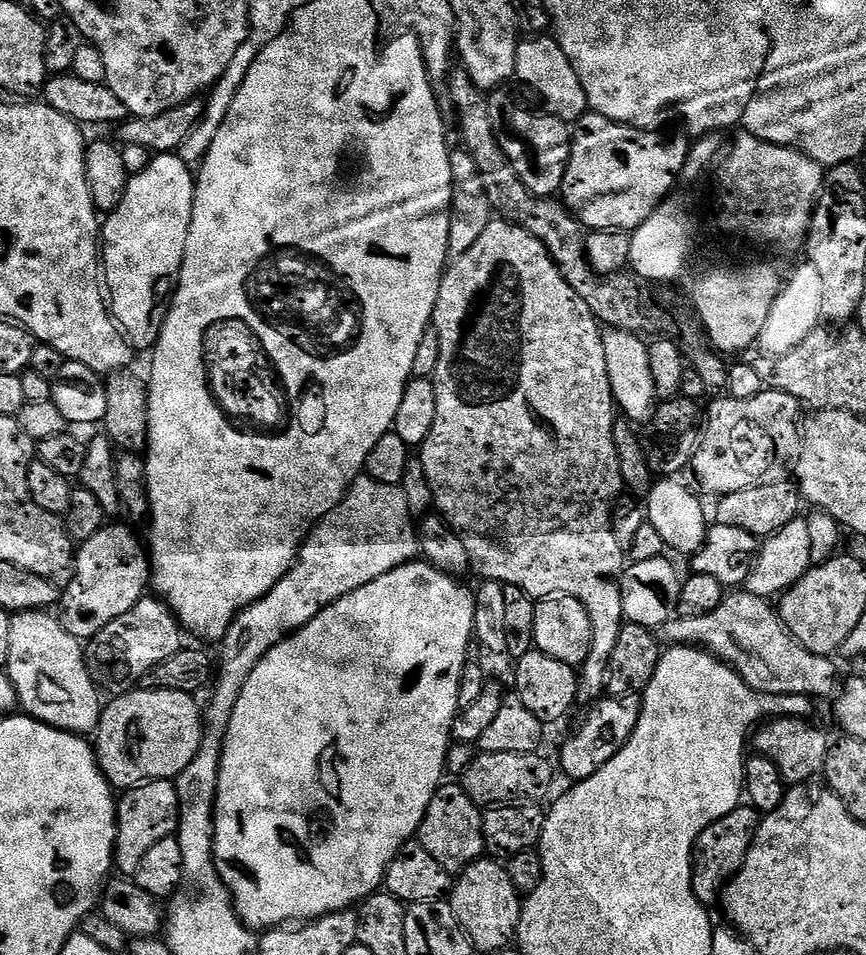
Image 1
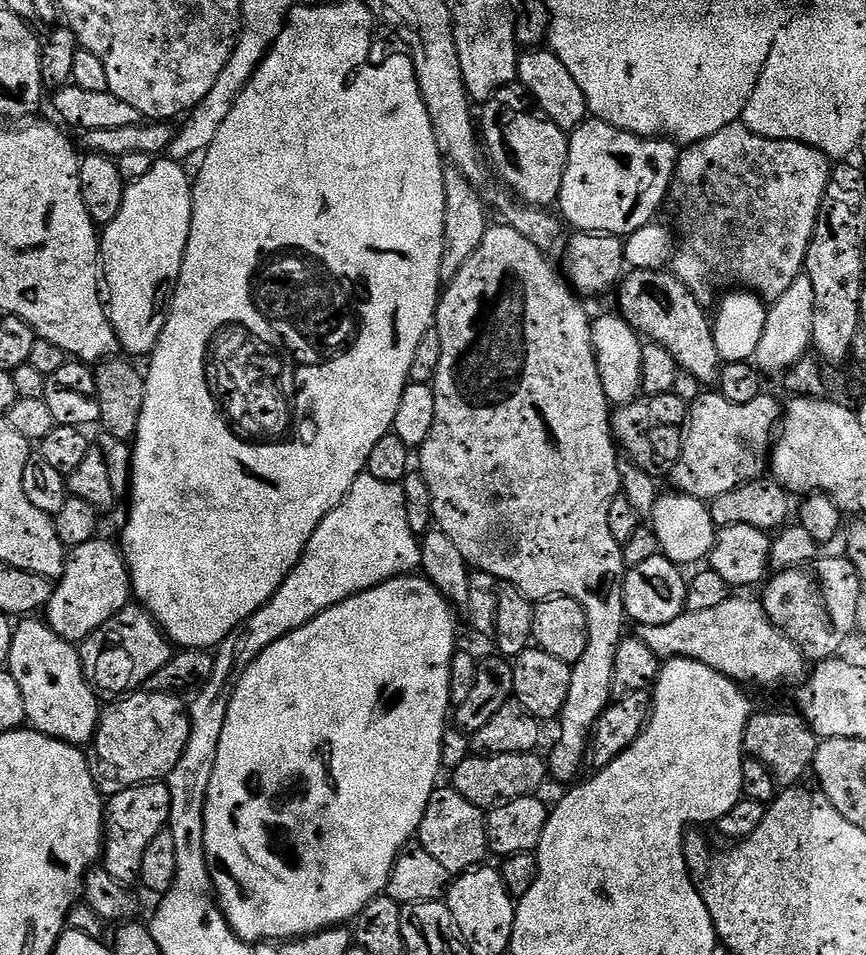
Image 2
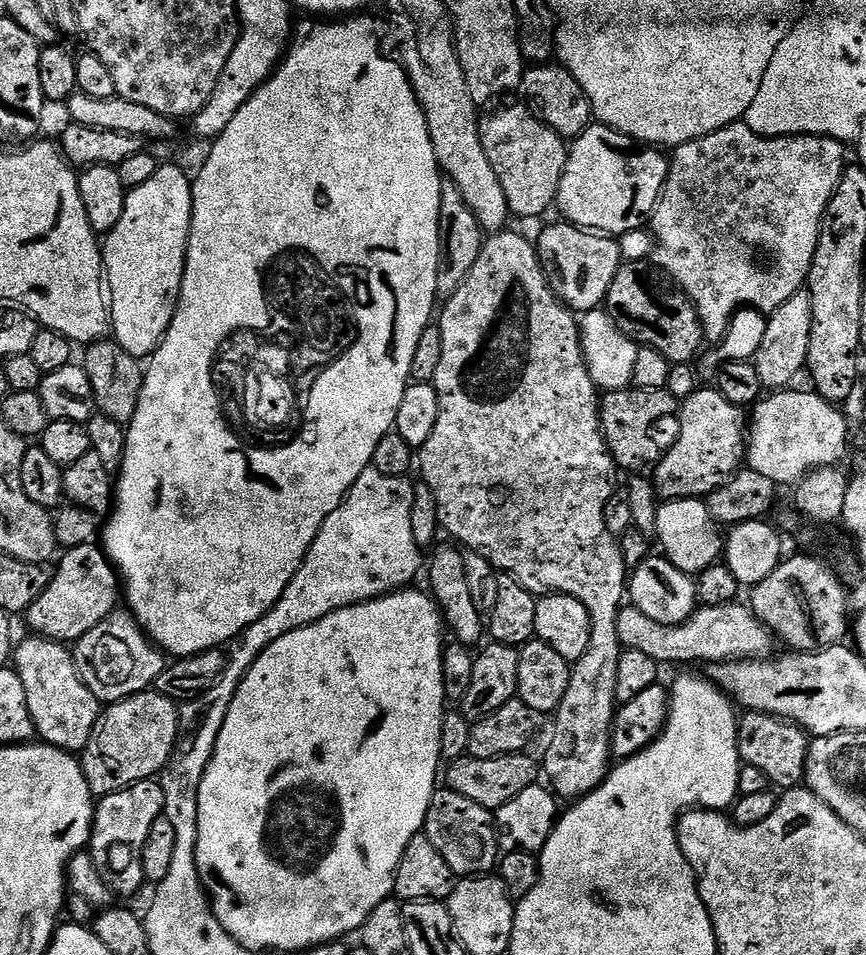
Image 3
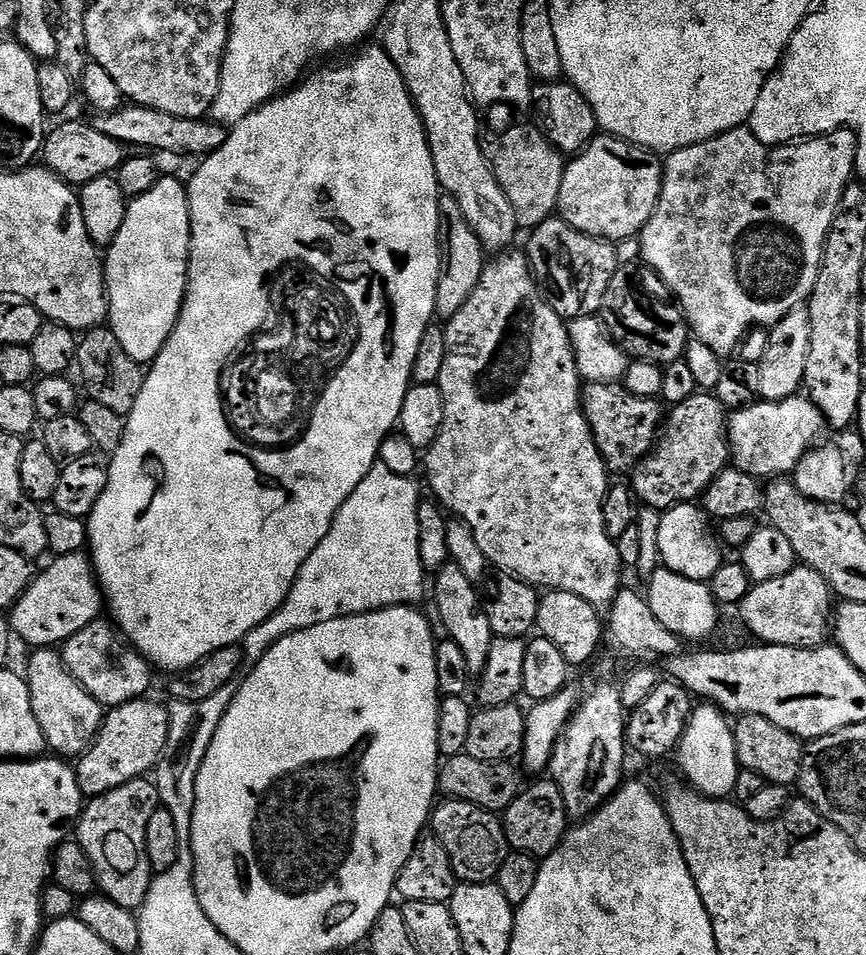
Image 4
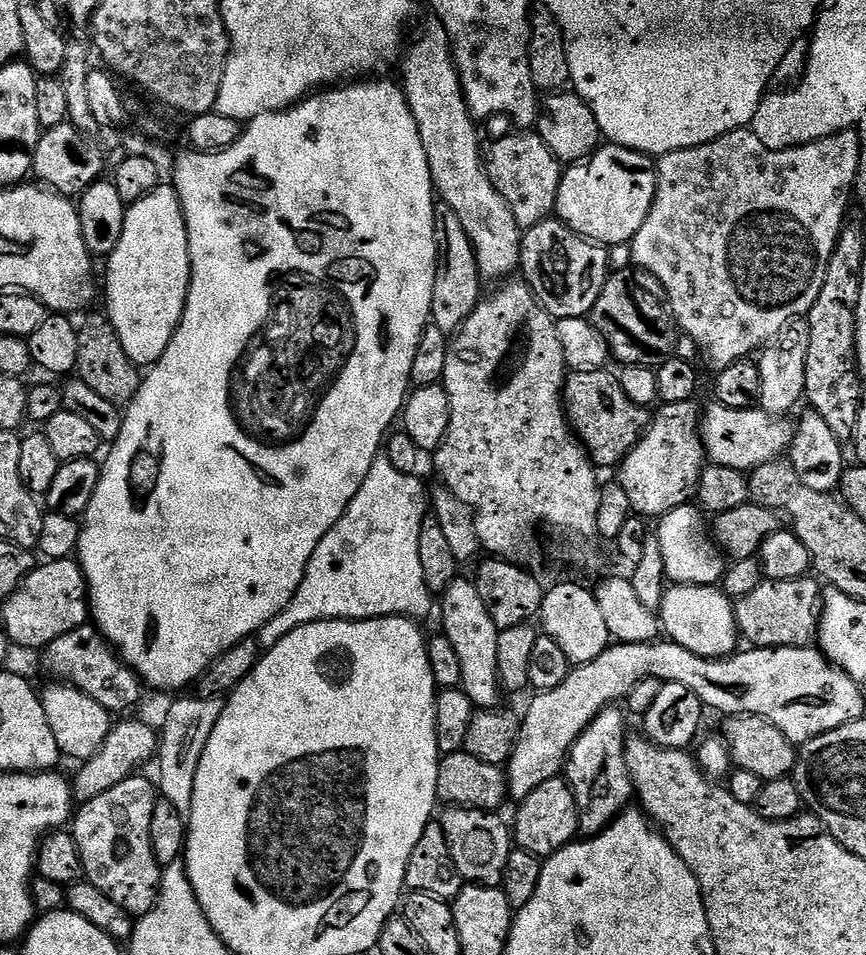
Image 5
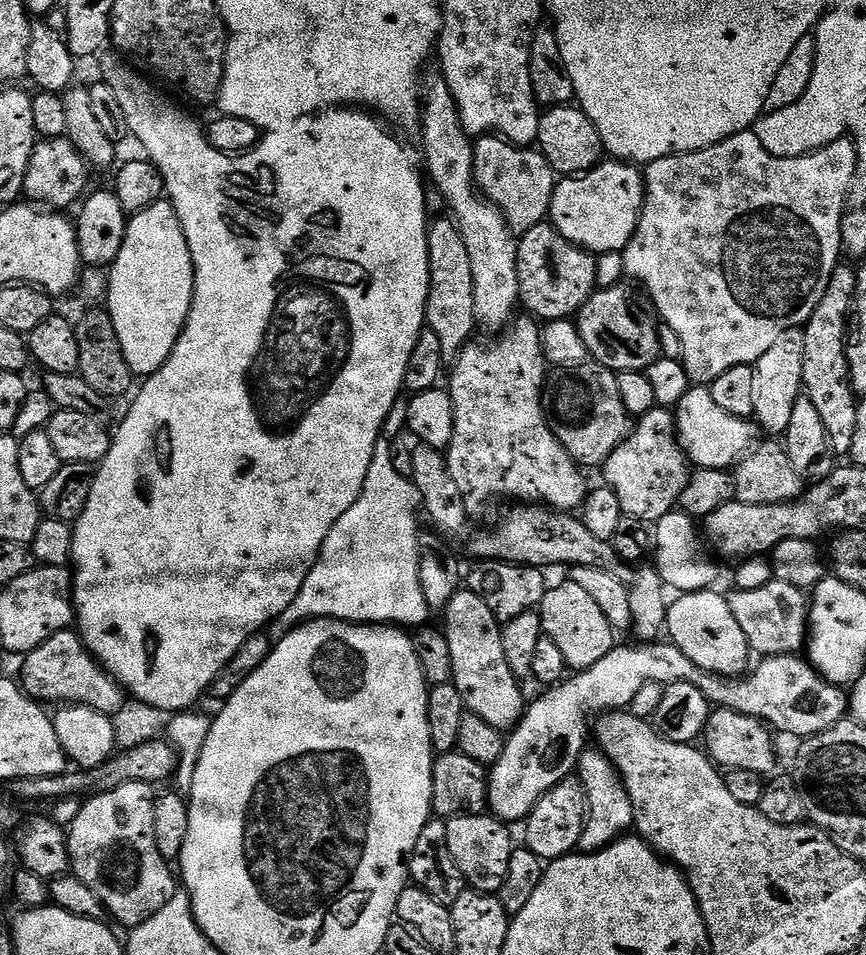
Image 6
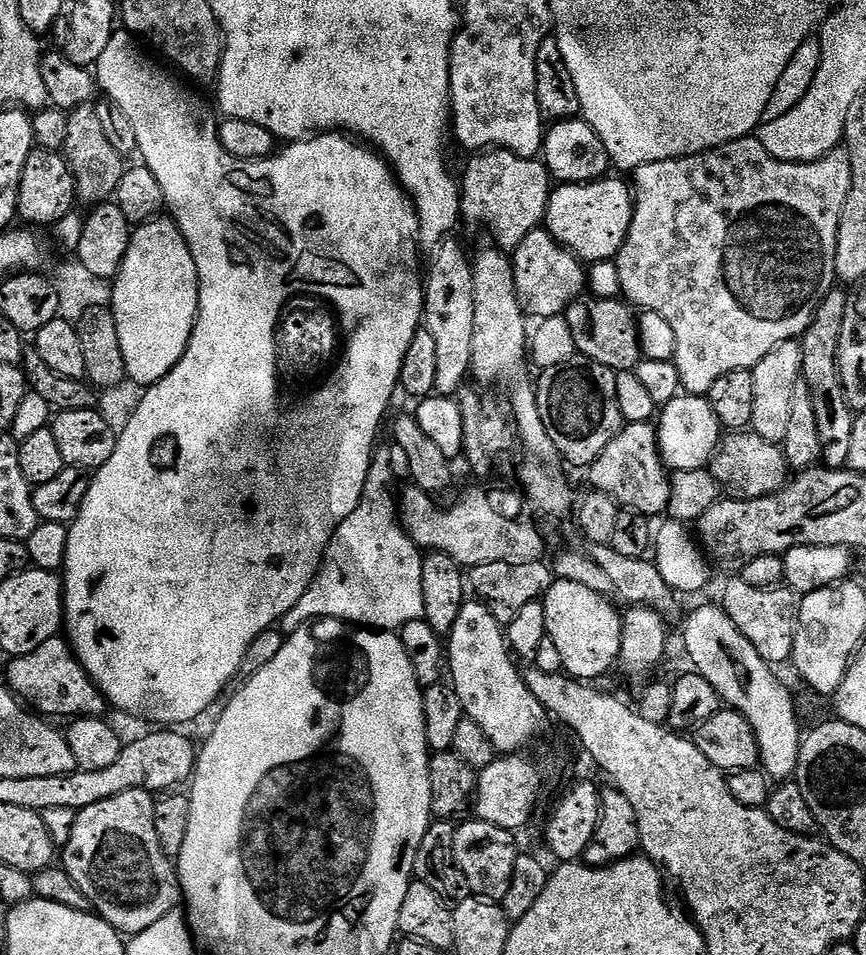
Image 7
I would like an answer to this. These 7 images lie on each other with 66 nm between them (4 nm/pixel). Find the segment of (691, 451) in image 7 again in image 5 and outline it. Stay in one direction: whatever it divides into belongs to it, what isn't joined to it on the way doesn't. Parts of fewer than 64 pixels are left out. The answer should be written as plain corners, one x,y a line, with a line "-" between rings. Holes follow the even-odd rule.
715,402
705,407
700,421
700,438
704,442
707,459
713,464
730,466
748,474
753,468
771,460
779,460
792,446
794,424
791,419
772,416
759,407
734,410

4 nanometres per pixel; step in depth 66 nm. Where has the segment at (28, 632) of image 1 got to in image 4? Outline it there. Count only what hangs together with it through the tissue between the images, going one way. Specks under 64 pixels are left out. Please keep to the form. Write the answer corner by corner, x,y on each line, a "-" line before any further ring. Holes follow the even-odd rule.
38,648
31,653
28,660
28,672
26,679
30,690
30,700
34,706
34,716
38,718
38,726
42,726
47,747
52,748
57,757
80,758
89,748
92,747
93,740
100,732
100,726
104,722
105,709
96,701
86,689
81,686
76,679
68,672
64,664
63,655
59,651
51,648

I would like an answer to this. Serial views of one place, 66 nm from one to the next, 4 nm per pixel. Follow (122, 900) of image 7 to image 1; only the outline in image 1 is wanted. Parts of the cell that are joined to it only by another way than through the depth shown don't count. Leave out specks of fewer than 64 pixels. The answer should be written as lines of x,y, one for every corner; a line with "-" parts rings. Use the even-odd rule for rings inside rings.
152,780
139,788
130,788
119,797
116,805
116,854
114,868
125,877
135,877
138,862
162,838
173,835
178,826
180,806
178,790
170,780

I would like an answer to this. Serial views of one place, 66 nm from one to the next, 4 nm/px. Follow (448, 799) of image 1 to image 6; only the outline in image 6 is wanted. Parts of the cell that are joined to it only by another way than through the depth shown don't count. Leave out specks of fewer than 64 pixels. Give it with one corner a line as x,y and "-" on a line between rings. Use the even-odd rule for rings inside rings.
491,814
453,816
447,821
446,842
450,842
450,854
454,854
454,862
458,862
458,870
462,870
469,889
489,894
498,894
502,890
514,851
508,828
505,821
497,820

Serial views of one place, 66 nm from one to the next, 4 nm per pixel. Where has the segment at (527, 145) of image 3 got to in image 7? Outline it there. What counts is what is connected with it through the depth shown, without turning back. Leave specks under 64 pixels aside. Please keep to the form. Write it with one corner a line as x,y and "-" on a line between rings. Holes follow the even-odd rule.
490,148
487,150
481,150
475,154
467,157
468,165
464,168
464,180
460,184
460,214
463,223
477,224
480,228
489,228
492,231
495,247
503,248
505,250
514,250
518,246
518,242
522,242
522,238
526,238
526,234
530,234
534,229
541,227
544,224
544,215
548,209
548,199
552,197
552,190
554,187
554,181
551,176
548,175
548,167
544,165
543,159
540,158
522,158
518,154
514,154
510,150
505,148

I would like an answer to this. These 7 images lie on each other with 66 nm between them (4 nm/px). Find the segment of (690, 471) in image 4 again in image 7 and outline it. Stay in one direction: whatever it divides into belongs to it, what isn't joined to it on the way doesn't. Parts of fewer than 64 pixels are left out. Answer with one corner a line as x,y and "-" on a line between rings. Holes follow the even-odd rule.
649,422
646,424
628,424
602,450
602,454
587,469
586,475
592,479
591,487
602,494
610,494
621,509
641,512
642,515
649,518
655,518
656,515
663,513
668,507
668,494
672,481
670,479
669,469
664,466
664,459
660,456
660,444
656,440
656,424

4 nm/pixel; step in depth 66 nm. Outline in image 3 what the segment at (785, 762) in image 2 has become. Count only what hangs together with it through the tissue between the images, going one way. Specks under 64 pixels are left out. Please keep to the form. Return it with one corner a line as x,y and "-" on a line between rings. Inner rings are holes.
745,711
739,717
738,723
740,726
738,750
744,764
762,770
762,774
766,774
769,785
780,790
799,788
805,783
804,771
808,765
809,733
788,720
780,720
777,716
765,712

